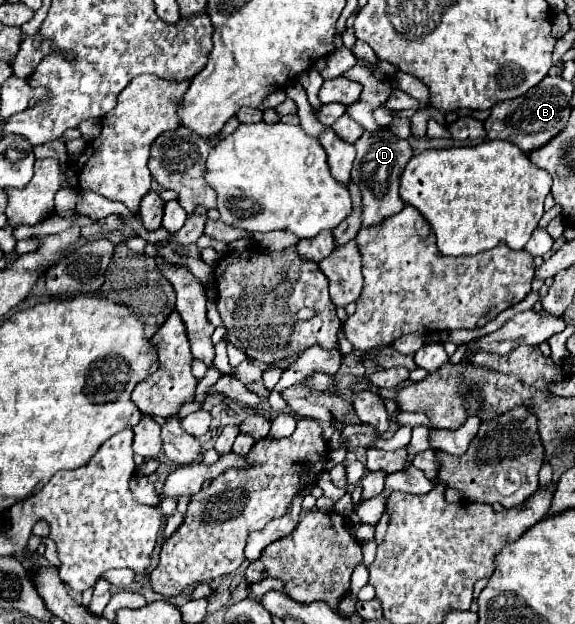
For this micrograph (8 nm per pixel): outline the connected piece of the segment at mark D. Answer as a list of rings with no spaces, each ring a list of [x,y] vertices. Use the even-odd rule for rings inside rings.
[[[363,132],[363,136],[355,142],[357,158],[353,162],[351,178],[353,182],[361,188],[361,198],[363,198],[363,212],[361,212],[361,222],[363,226],[371,228],[375,224],[381,224],[385,218],[395,216],[405,208],[401,196],[399,196],[399,176],[403,168],[407,166],[407,160],[411,160],[413,150],[407,140],[397,138],[391,132]]]

